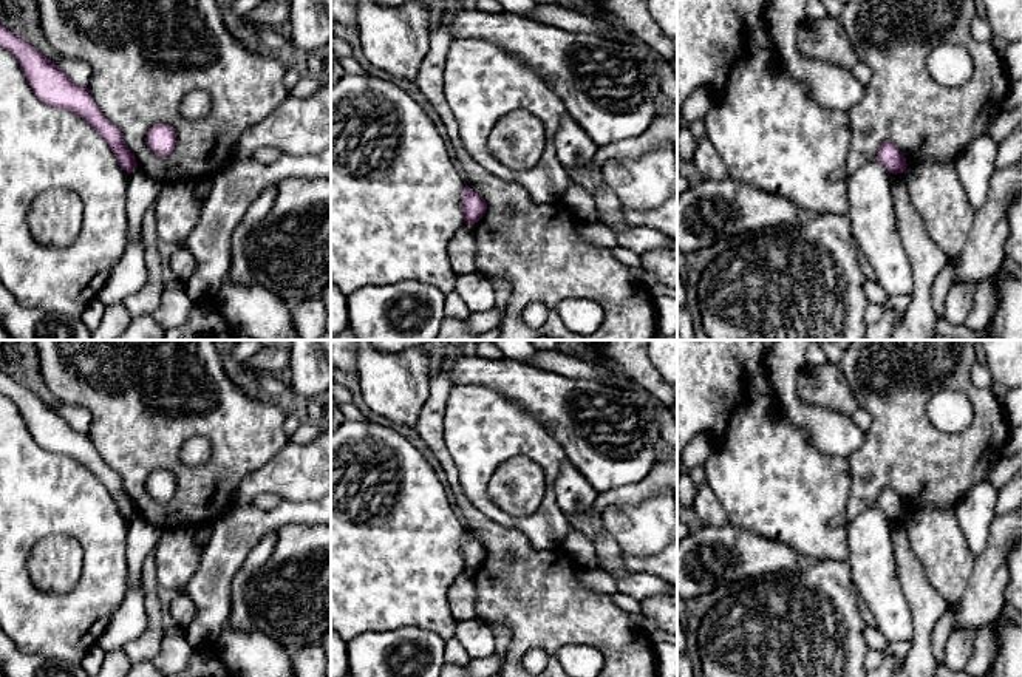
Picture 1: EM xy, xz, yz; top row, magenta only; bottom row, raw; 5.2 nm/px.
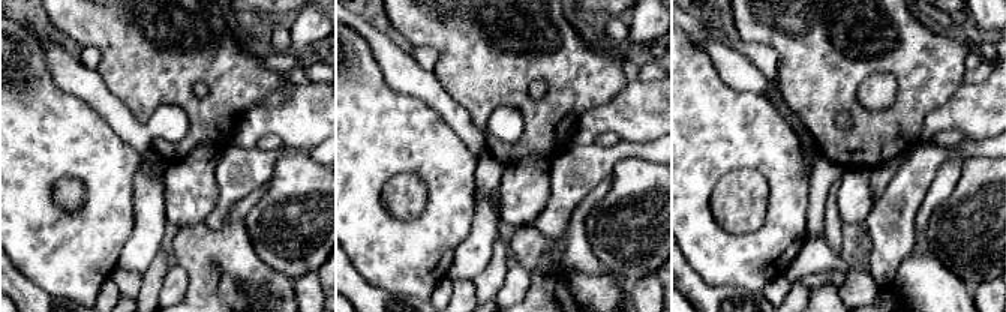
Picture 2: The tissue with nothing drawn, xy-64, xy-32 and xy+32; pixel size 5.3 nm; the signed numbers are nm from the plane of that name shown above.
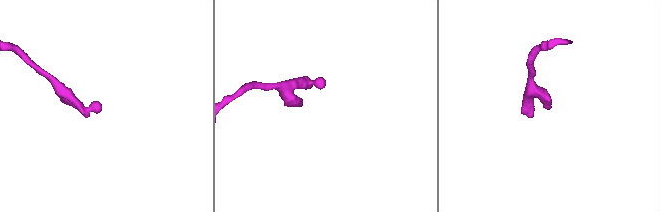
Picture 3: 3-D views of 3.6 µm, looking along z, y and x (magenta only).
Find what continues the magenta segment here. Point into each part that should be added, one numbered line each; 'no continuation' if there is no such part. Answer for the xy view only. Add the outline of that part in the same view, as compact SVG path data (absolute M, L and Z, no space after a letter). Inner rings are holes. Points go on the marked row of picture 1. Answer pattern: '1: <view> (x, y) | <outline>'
no continuation

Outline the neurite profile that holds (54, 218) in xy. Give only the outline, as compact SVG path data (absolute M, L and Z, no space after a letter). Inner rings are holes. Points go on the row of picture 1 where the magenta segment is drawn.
M51 189L34 198L28 209L28 226L45 246L70 246L82 227L82 201L66 189Z

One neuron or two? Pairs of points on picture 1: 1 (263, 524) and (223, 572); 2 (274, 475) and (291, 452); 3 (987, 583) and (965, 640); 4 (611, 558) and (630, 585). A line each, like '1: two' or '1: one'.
1: one
2: one
3: two
4: two

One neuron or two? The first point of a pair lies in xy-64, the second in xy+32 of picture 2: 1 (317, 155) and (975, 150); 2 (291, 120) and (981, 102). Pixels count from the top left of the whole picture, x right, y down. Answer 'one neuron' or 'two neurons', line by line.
1: one neuron
2: one neuron

